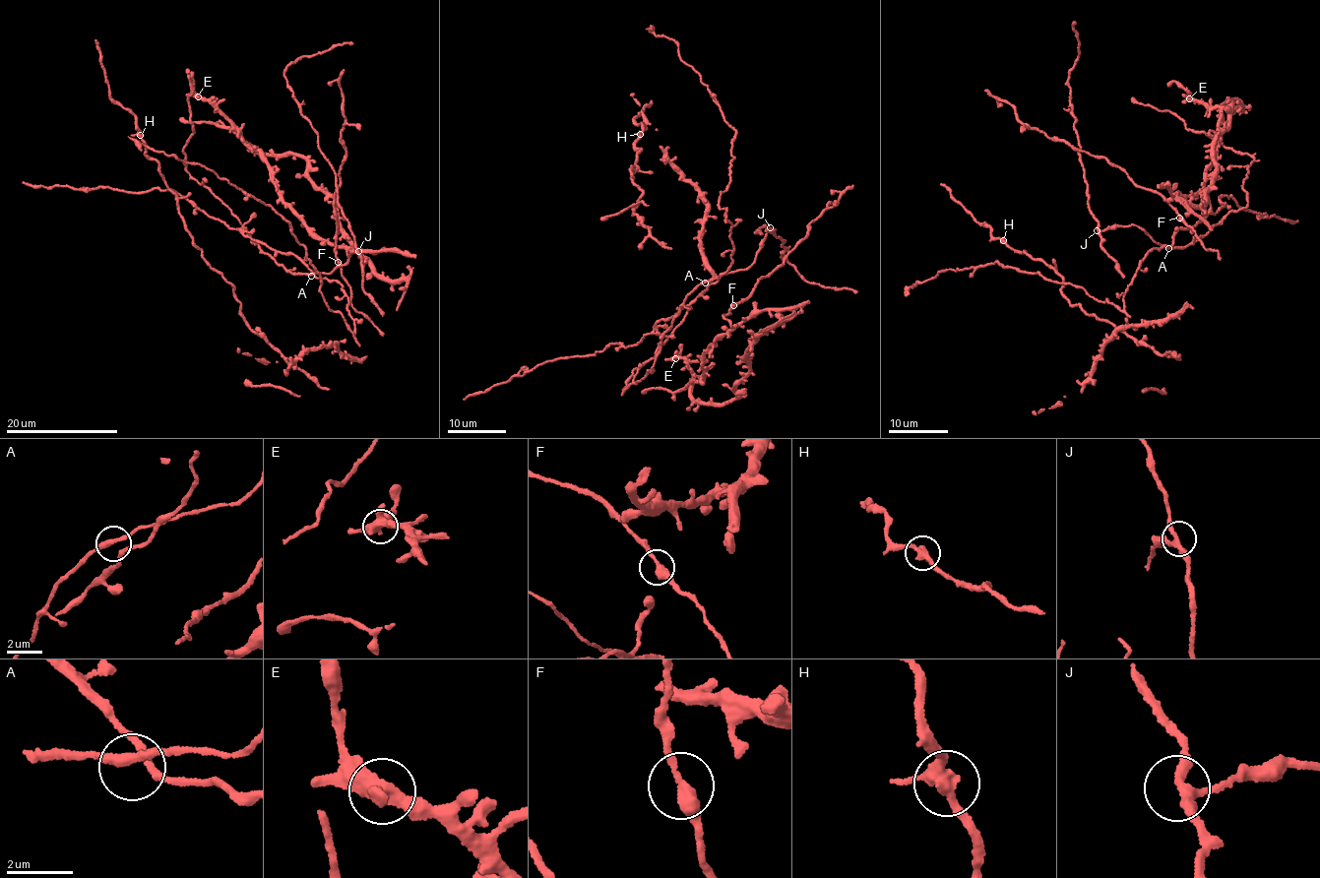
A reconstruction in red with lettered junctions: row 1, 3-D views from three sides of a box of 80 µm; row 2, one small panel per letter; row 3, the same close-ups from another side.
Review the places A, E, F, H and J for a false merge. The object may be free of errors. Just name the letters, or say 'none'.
none

